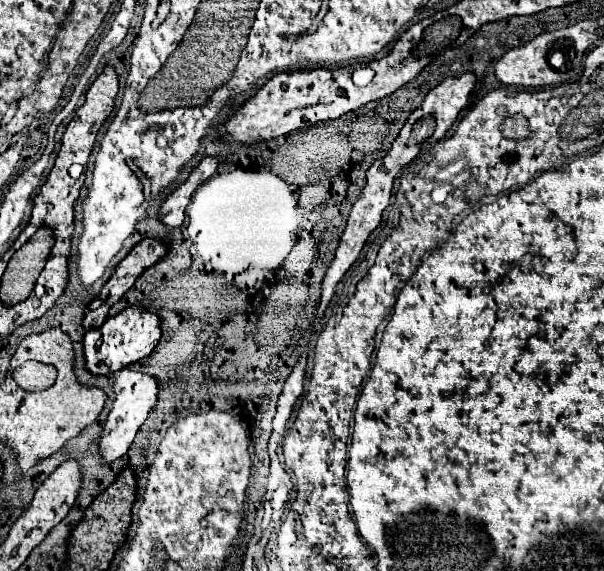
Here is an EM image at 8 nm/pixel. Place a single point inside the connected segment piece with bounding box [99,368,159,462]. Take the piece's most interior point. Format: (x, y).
(136, 393)

